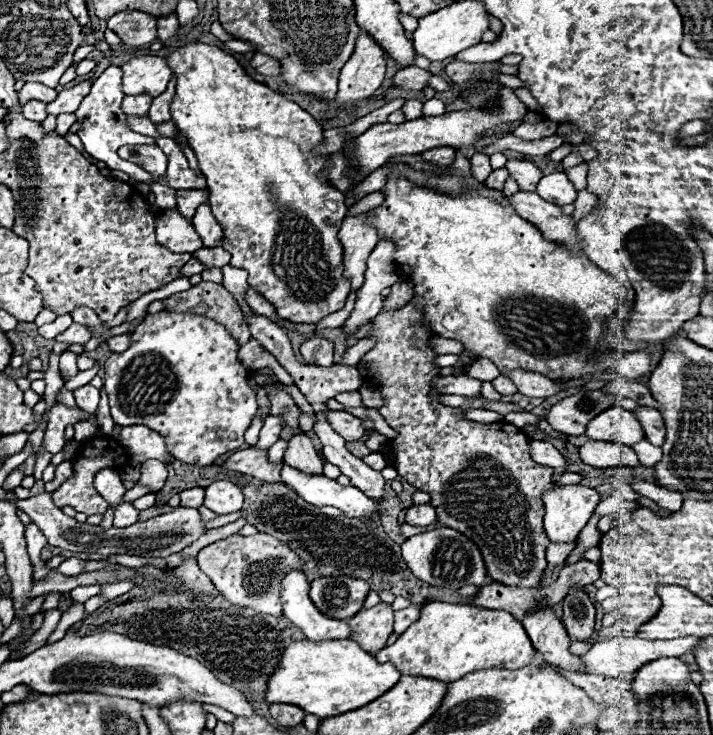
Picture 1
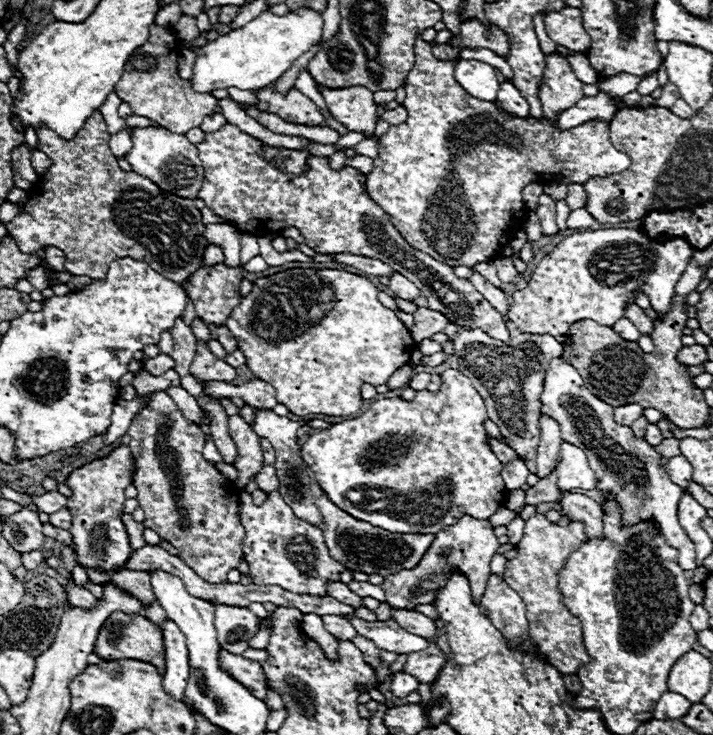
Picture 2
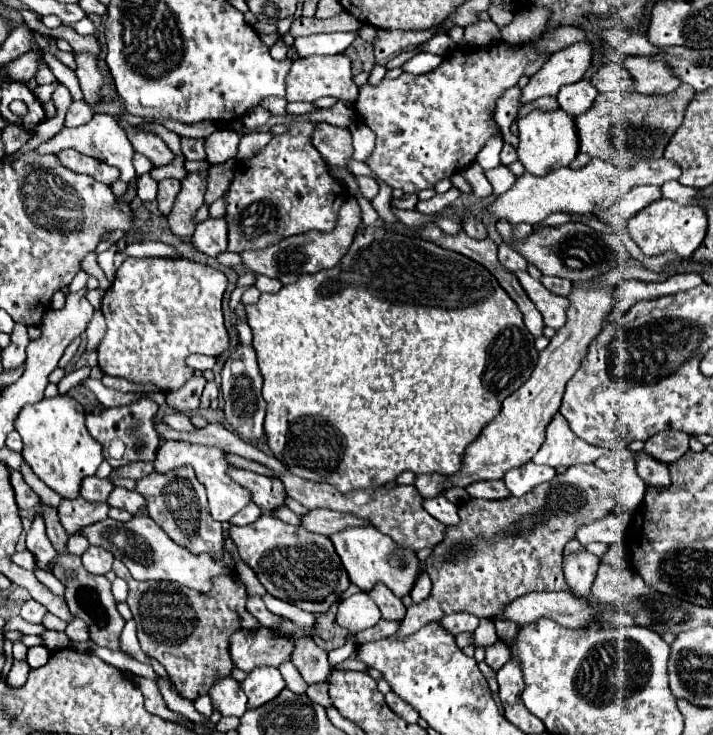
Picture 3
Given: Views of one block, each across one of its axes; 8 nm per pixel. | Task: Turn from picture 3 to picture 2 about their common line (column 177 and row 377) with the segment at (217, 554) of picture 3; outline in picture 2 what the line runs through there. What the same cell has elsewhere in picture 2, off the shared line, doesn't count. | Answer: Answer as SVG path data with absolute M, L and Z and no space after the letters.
M510 320L508 328L512 336L510 344L498 342L482 330L464 330L450 340L458 358L458 370L478 388L488 408L488 418L500 428L506 446L510 446L518 458L526 462L530 474L536 474L536 448L540 440L538 418L542 414L538 398L542 392L542 376L546 372L546 364L554 356L562 356L562 344L554 336L522 334Z

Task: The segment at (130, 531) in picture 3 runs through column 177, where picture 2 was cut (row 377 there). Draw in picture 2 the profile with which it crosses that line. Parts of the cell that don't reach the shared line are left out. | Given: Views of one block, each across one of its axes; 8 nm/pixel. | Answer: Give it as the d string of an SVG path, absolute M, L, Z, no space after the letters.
M552 358L544 376L544 390L540 394L542 414L558 420L562 428L562 440L582 448L588 456L592 470L598 476L598 488L608 492L606 498L614 498L622 504L624 524L634 524L648 516L654 516L660 524L670 546L678 548L678 564L682 570L694 570L696 546L678 522L678 500L682 488L670 482L660 456L644 438L634 438L628 426L618 426L612 418L614 410L598 400L586 388L578 370L562 358Z

